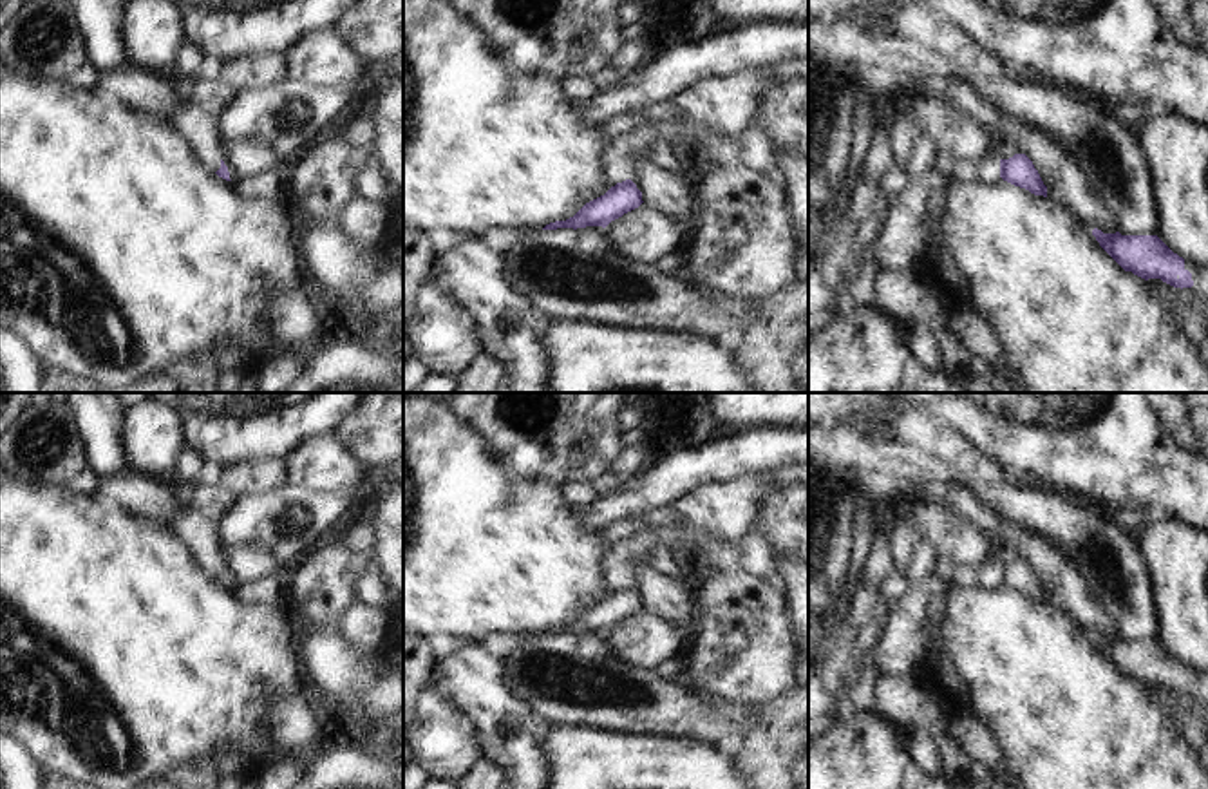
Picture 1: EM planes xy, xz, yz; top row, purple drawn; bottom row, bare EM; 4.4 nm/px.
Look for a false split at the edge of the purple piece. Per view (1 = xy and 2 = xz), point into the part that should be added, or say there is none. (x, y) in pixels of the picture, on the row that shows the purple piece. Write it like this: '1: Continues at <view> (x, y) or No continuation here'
1: No continuation here
2: No continuation here

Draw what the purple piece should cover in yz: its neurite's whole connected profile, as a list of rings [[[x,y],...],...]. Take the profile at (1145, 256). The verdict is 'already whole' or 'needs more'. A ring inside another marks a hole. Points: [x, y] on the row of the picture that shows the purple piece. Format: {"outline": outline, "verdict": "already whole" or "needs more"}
{"outline": [[[1098,228],[1092,235],[1125,271],[1208,297],[1208,266],[1184,261],[1157,235],[1103,233]]], "verdict": "needs more"}

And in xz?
{"outline": [[[631,179],[617,183],[604,195],[586,203],[573,217],[566,221],[555,221],[546,224],[543,230],[557,228],[586,228],[602,226],[606,228],[611,221],[642,204],[642,192]]], "verdict": "already whole"}

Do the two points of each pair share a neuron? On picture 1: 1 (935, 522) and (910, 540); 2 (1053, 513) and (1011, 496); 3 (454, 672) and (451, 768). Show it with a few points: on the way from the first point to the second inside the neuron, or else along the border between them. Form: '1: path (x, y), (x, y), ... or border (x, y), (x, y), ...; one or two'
1: border (908, 514), (910, 522), (932, 543), (944, 565); two
2: path (1042, 511), (1022, 503); one
3: border (436, 665), (438, 688), (467, 715), (476, 741); two

